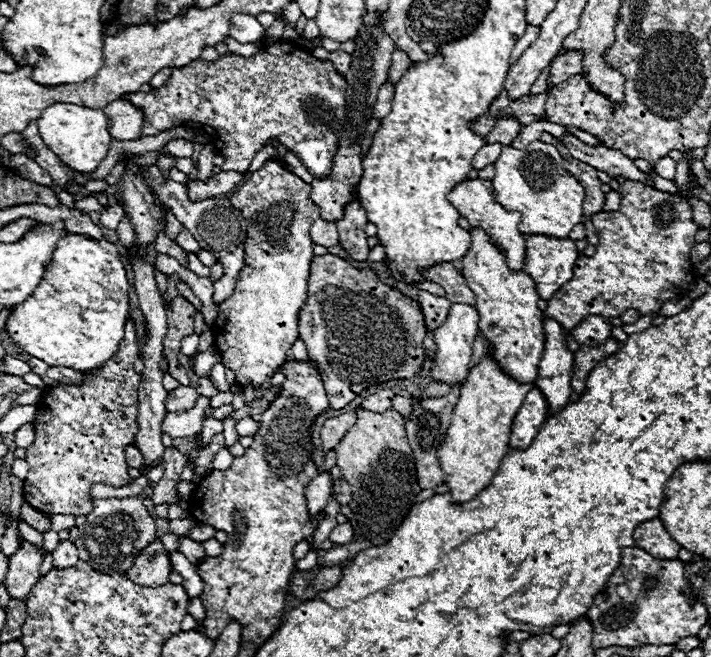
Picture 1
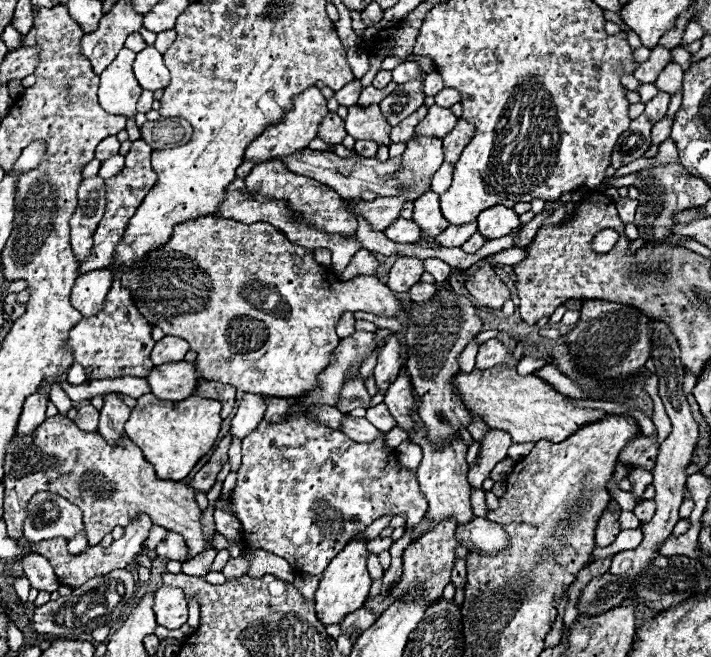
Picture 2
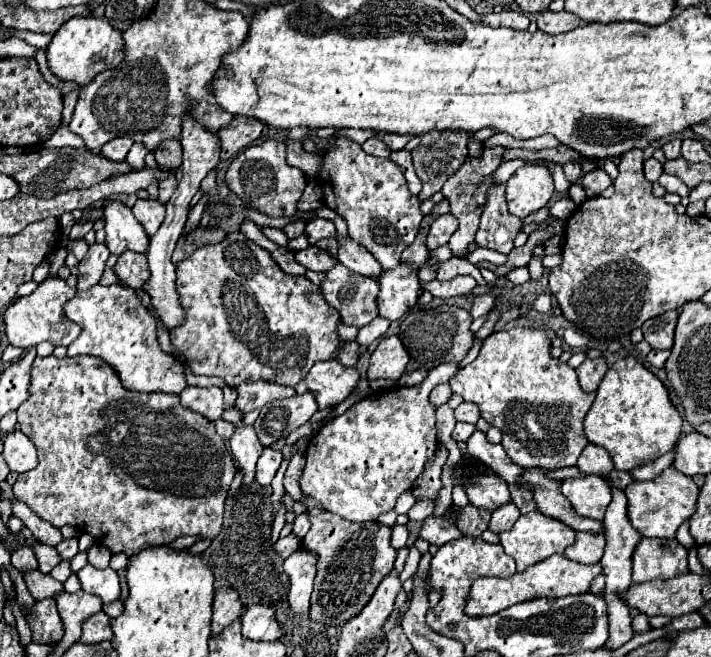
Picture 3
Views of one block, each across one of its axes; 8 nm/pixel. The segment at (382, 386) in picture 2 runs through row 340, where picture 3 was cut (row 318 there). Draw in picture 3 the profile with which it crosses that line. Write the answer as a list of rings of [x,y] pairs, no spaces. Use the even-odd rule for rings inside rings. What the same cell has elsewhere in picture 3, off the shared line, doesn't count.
[[[400,264],[392,270],[386,270],[380,276],[380,292],[378,292],[378,314],[388,320],[402,318],[418,300],[420,284],[418,270],[410,264]]]

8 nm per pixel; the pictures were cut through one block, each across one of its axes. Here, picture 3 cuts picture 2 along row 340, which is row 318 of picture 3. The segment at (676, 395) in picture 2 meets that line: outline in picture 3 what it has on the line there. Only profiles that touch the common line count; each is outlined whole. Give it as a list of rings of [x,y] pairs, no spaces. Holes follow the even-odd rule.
[[[670,310],[670,312],[664,312],[664,314],[644,322],[642,324],[644,340],[652,348],[656,348],[656,350],[668,350],[668,348],[672,348],[676,318],[678,318],[678,310]]]

